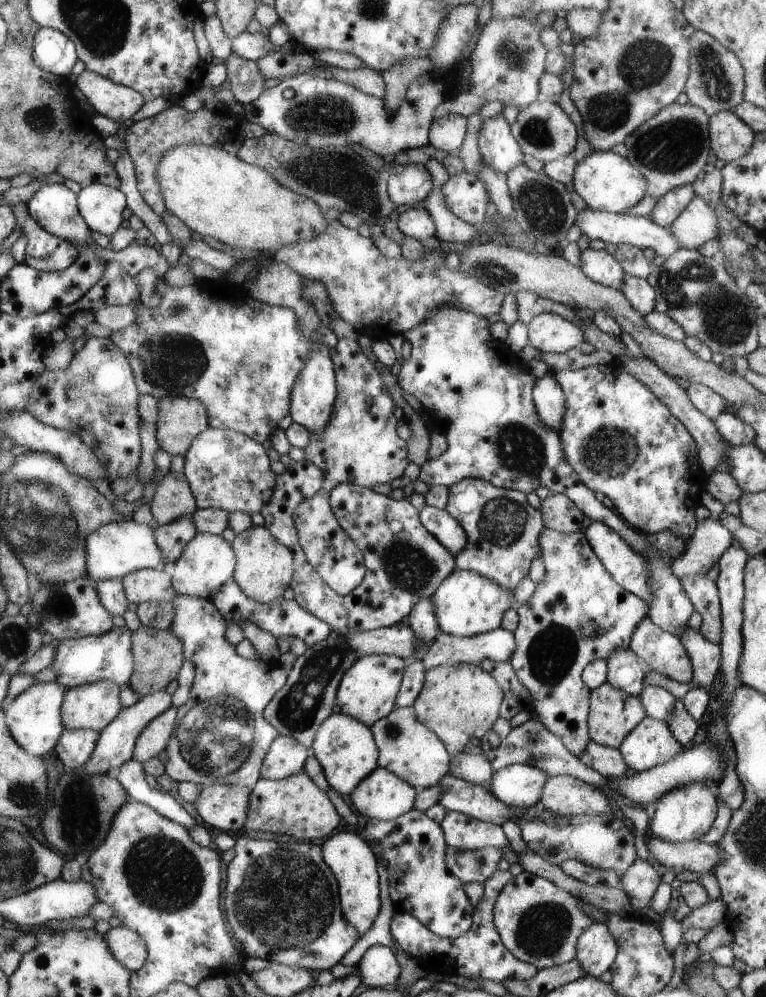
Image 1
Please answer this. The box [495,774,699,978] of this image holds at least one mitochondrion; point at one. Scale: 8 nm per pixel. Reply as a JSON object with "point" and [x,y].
{"point":[542,929]}

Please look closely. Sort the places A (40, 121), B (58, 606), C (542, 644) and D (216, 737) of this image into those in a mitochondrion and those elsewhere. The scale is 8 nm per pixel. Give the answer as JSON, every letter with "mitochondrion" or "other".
{"A":"mitochondrion","B":"mitochondrion","C":"mitochondrion","D":"mitochondrion"}

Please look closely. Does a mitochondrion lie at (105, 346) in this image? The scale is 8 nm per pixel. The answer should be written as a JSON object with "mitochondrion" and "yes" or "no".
{"mitochondrion":"no"}

